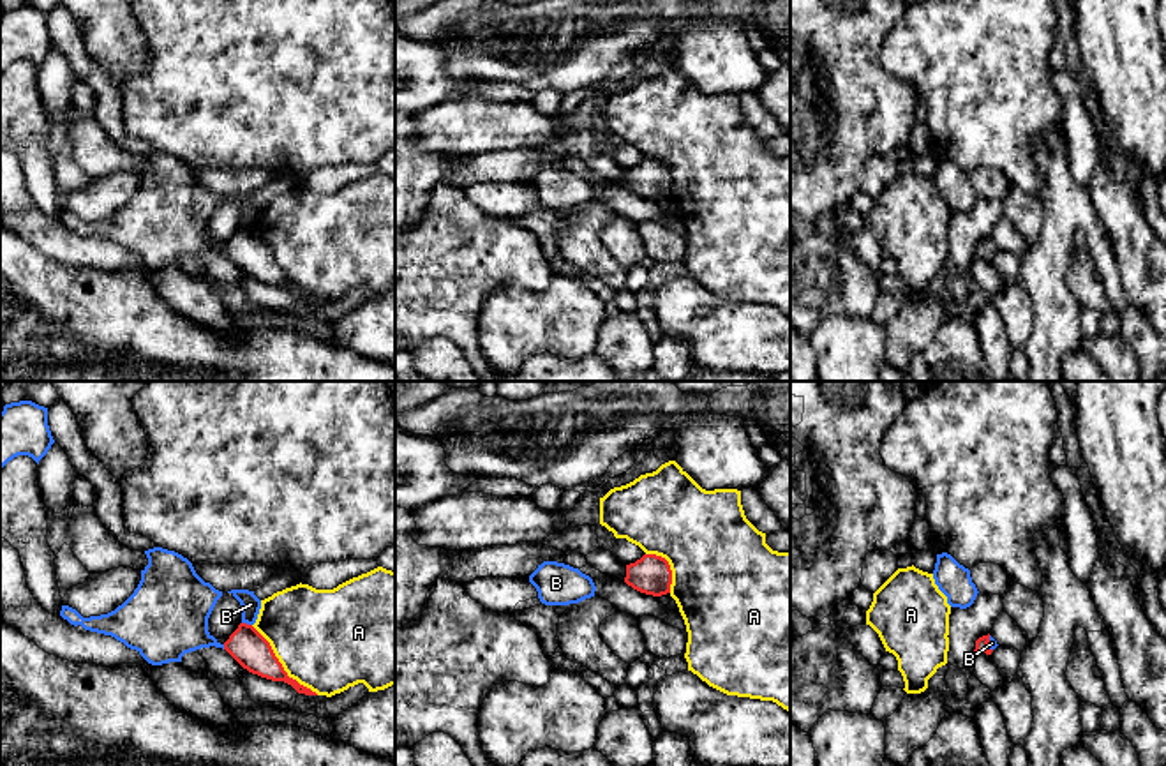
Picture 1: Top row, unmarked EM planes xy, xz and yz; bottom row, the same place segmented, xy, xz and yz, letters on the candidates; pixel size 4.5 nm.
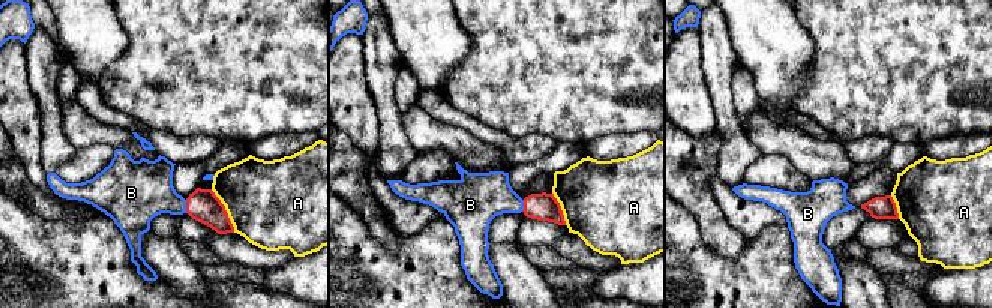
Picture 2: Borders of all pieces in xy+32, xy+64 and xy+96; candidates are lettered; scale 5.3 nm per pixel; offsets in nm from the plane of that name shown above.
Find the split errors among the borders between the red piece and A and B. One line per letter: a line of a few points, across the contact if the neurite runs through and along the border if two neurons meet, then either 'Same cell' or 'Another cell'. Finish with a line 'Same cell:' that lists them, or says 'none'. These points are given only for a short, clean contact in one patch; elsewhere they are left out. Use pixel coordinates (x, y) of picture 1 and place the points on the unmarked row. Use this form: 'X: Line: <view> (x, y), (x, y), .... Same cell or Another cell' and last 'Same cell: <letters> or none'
A: Another cell
B: Line: xy (246, 249), (246, 228), (251, 209). Same cell
Same cell: B

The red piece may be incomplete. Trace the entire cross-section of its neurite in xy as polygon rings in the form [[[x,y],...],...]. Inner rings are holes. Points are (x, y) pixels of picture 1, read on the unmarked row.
[[[153,152],[145,159],[148,169],[141,175],[138,192],[115,215],[83,222],[76,214],[62,210],[60,221],[74,231],[115,242],[152,270],[182,267],[185,258],[215,251],[252,279],[284,286],[298,298],[318,300],[288,281],[270,247],[252,231],[261,214],[254,196],[228,196],[242,210],[242,228],[220,249],[208,237],[208,222],[222,196],[205,187],[192,168],[175,155]]]

